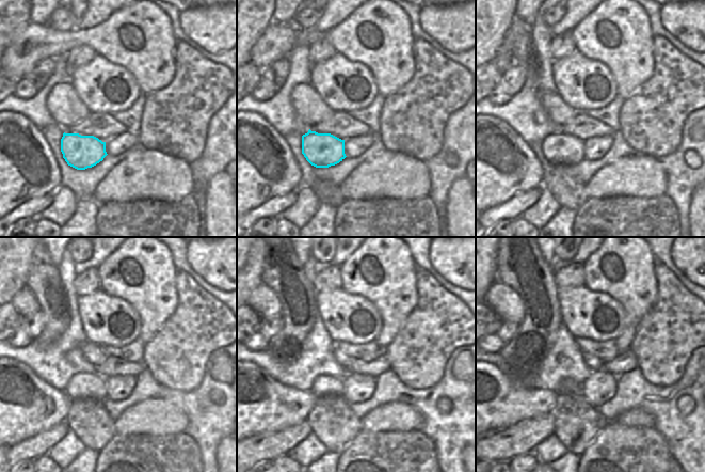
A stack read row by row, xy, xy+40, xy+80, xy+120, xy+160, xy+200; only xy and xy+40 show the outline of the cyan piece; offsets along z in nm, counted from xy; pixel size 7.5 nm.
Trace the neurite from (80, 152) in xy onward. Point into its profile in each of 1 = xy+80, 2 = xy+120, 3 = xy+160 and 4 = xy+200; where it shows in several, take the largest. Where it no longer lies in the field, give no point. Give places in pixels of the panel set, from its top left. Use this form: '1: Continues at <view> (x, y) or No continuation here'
1: Continues at xy+80 (561, 148)
2: Continues at xy+120 (82, 384)
3: Continues at xy+160 (324, 386)
4: Continues at xy+200 (566, 386)

